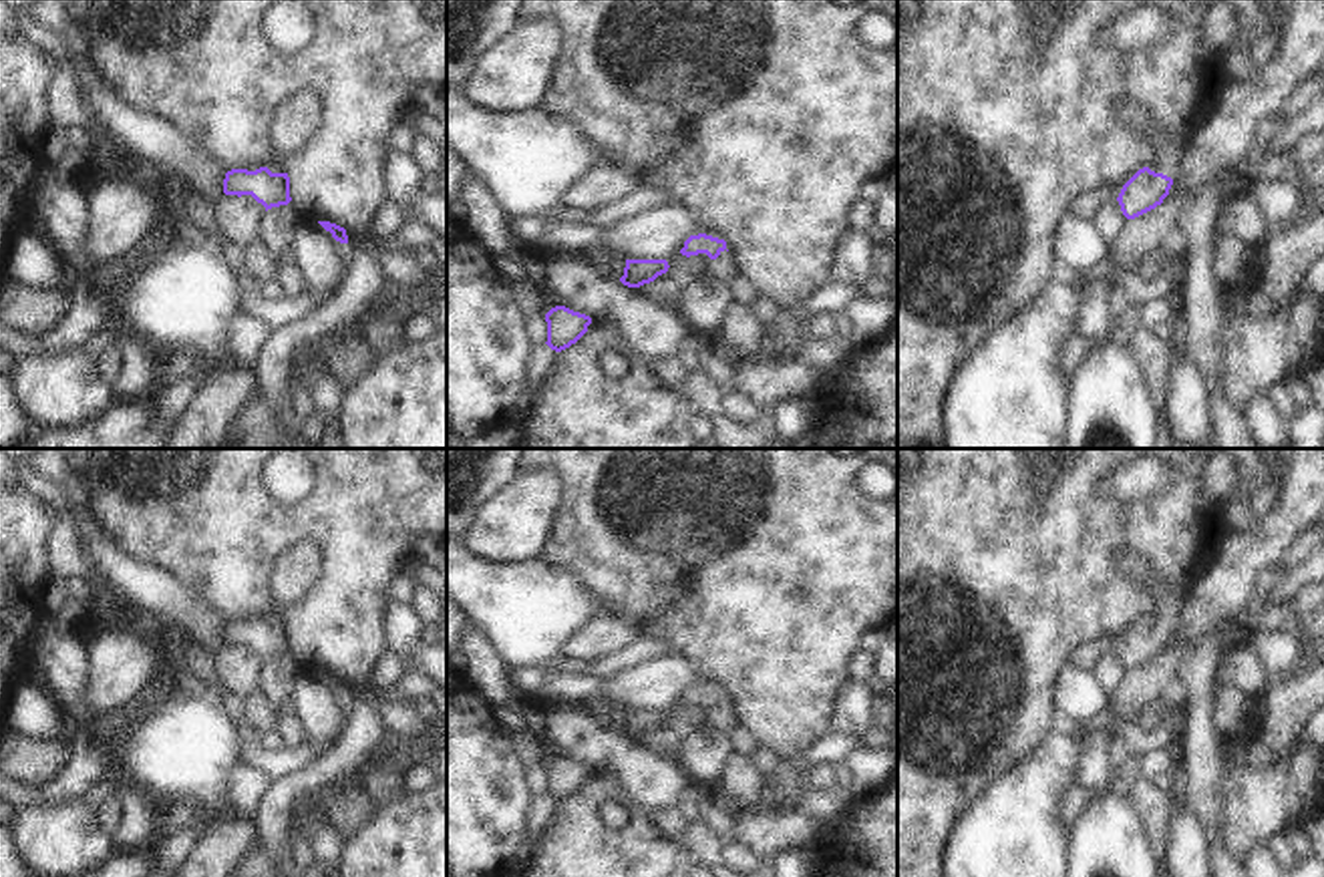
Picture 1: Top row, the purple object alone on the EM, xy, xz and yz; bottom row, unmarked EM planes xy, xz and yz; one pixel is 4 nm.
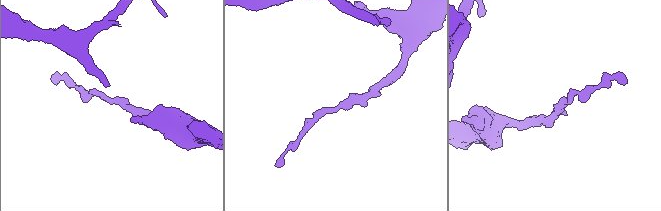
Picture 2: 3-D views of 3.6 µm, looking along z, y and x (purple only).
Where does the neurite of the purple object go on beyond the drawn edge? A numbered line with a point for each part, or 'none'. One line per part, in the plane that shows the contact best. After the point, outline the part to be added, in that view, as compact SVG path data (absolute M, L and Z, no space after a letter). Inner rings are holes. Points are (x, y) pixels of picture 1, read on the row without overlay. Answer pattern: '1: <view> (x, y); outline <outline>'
1: yz (1172, 608); outline M1165 595L1159 603L1157 613L1151 618L1155 624L1163 624L1171 630L1179 624L1183 611L1187 609L1187 599L1181 595Z

